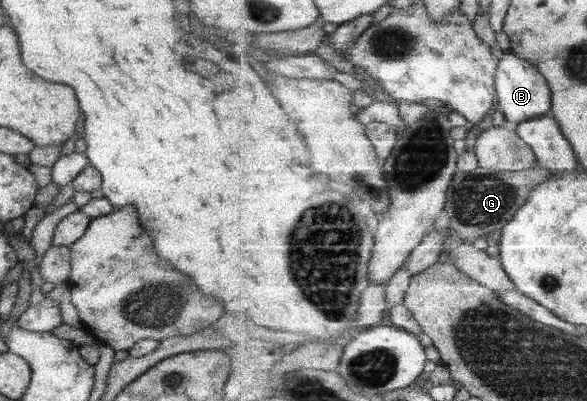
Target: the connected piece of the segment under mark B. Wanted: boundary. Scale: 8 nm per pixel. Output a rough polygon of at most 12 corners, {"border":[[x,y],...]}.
{"border":[[504,52],[498,106],[511,126],[551,113],[546,76]]}

